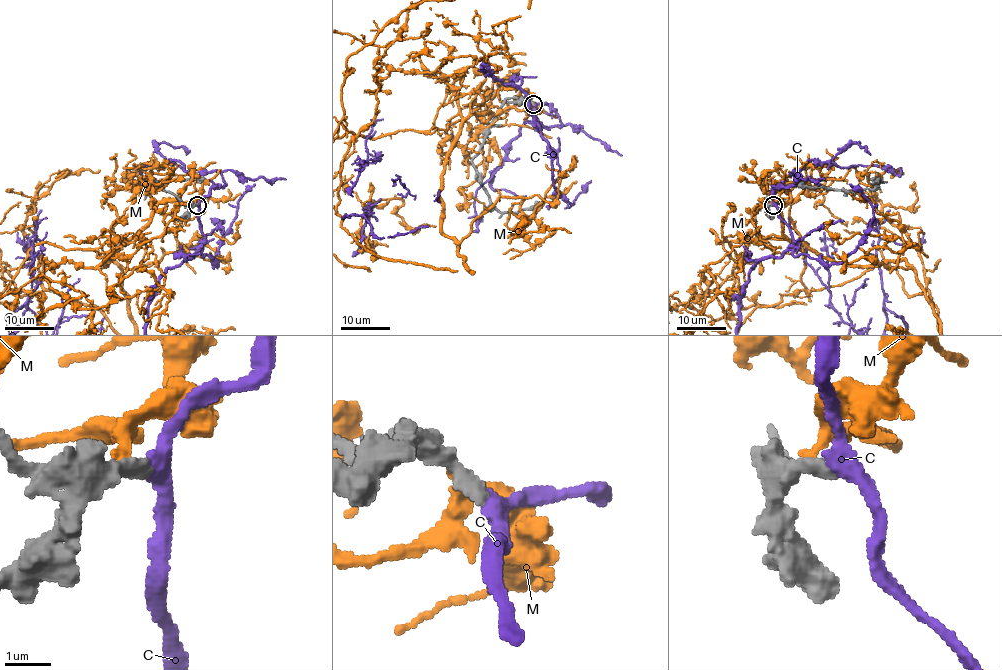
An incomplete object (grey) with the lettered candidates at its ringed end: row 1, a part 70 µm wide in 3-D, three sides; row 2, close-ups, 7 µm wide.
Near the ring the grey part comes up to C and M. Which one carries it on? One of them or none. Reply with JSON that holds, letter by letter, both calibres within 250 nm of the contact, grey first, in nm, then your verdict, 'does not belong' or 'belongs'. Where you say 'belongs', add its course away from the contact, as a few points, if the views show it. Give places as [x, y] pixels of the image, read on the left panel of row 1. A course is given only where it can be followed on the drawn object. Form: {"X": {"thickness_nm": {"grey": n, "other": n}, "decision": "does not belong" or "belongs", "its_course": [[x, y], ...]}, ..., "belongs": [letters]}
{"C": {"thickness_nm": {"grey": 300, "other": 340}, "decision": "belongs"}, "M": {"thickness_nm": {"grey": 500, "other": 240}, "decision": "does not belong"}, "belongs": ["C"]}

